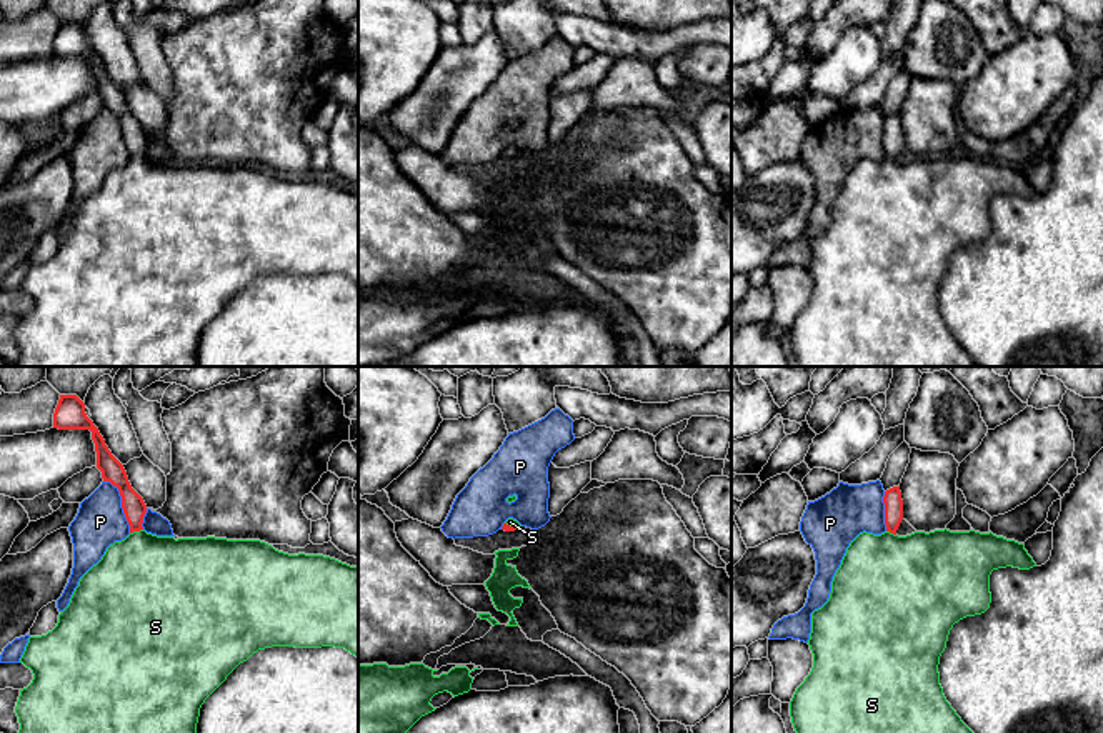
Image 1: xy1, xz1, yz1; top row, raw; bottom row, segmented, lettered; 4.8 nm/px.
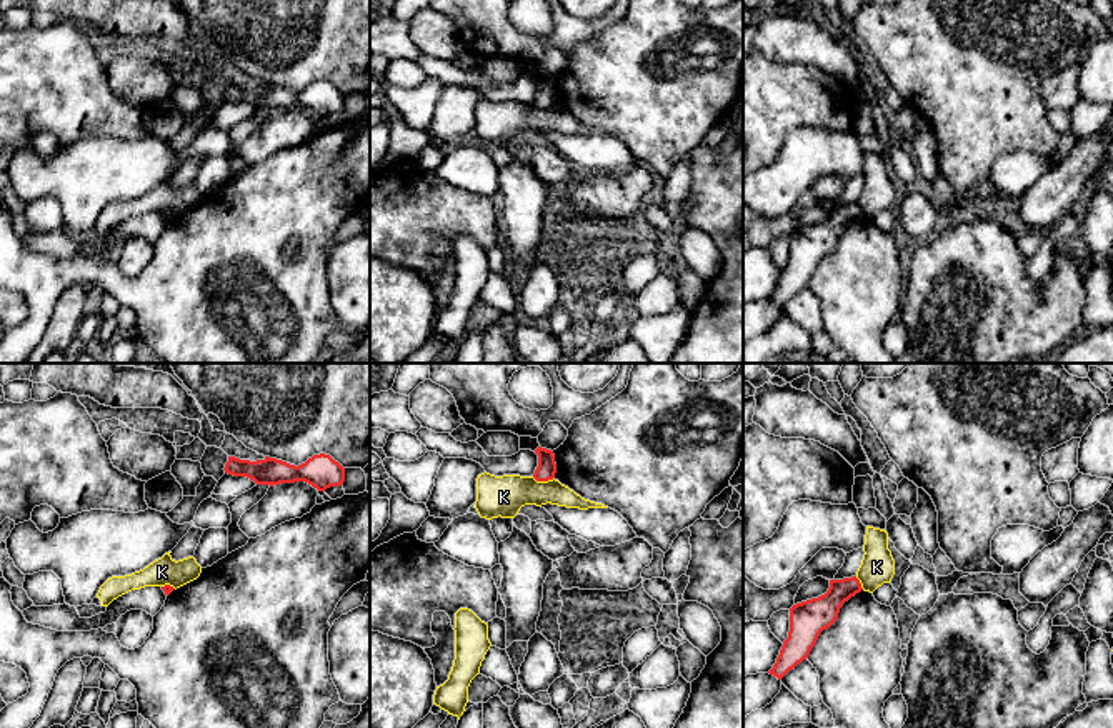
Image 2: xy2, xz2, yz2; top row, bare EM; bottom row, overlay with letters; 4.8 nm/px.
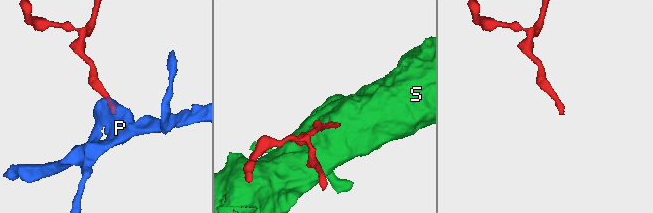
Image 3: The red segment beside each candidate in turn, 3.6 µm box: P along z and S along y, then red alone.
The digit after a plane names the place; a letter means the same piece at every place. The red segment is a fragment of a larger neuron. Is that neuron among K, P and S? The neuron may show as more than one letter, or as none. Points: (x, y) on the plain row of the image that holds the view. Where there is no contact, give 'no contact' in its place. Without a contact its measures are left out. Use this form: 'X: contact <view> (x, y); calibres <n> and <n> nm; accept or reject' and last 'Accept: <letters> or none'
K: contact xz2 (544, 107); calibres 90 and 190 nm; reject
P: contact xy1 (122, 130); calibres 110 and 240 nm; reject
S: contact xy1 (135, 157); calibres 110 and 440 nm; accept
Accept: S

